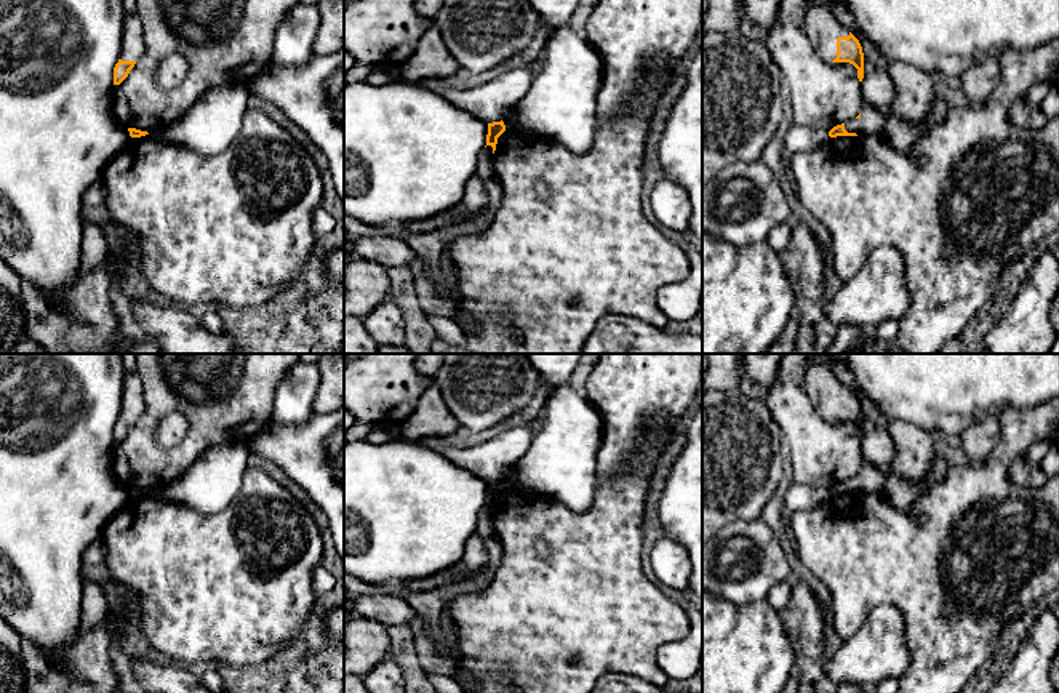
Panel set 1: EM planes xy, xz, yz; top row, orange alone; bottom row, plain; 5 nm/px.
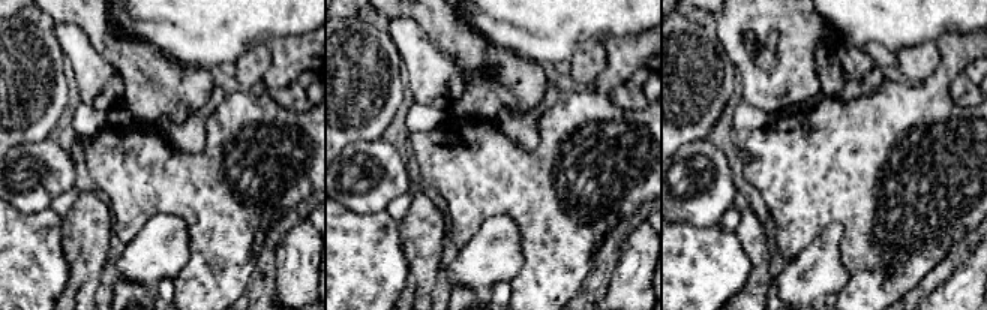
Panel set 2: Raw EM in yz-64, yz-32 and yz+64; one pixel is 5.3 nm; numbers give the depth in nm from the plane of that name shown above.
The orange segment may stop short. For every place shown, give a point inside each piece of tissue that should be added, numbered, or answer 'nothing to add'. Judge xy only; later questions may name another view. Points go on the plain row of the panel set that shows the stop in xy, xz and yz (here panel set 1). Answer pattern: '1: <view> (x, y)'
1: xy (133, 407)

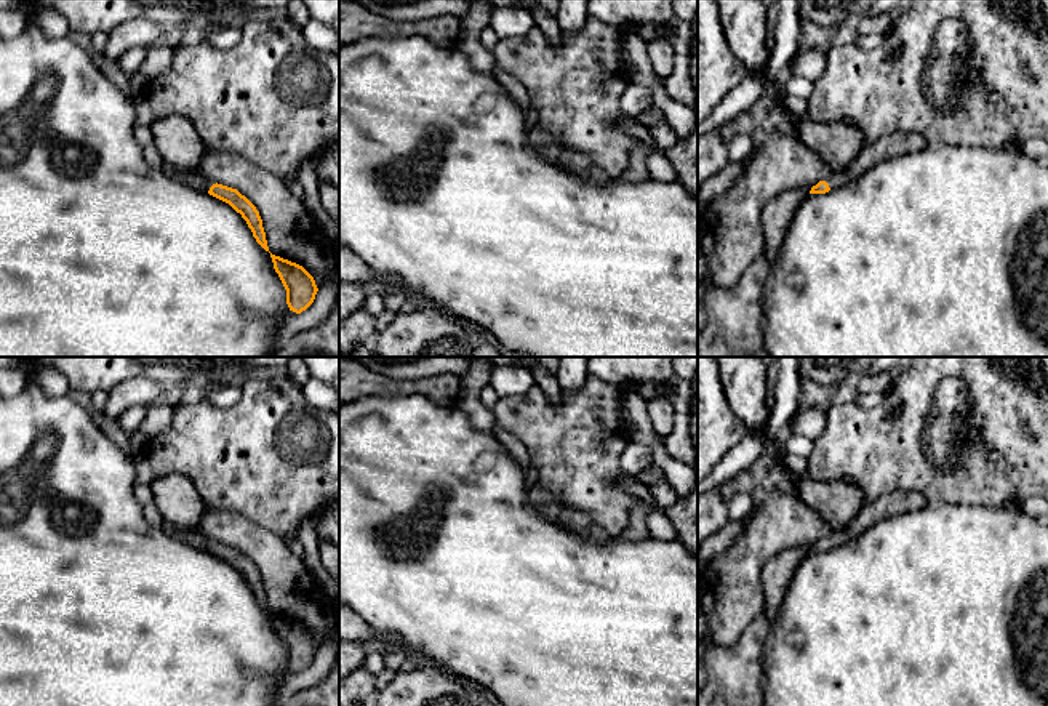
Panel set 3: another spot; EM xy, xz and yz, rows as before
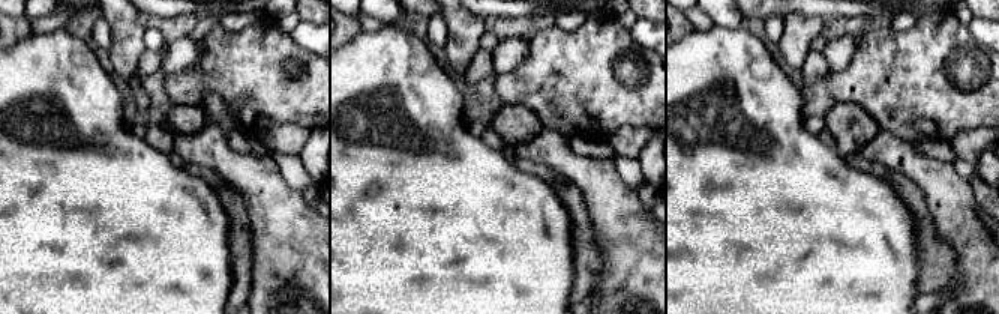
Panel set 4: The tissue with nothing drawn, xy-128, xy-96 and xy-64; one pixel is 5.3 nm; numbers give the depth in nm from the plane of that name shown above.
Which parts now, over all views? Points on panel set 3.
1: xy (191, 537)

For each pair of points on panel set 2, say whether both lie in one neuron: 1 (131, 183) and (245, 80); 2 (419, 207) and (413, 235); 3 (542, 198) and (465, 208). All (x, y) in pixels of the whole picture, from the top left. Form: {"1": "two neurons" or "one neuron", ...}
{"1": "two neurons", "2": "one neuron", "3": "one neuron"}

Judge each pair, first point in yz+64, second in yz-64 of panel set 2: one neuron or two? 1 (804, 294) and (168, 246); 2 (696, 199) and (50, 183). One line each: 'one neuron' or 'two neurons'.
1: one neuron
2: one neuron

